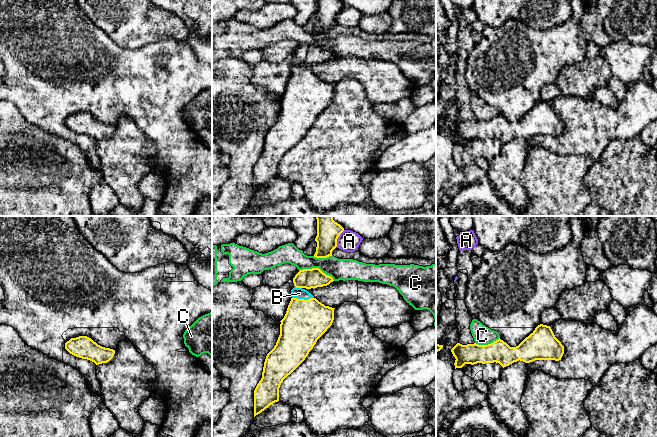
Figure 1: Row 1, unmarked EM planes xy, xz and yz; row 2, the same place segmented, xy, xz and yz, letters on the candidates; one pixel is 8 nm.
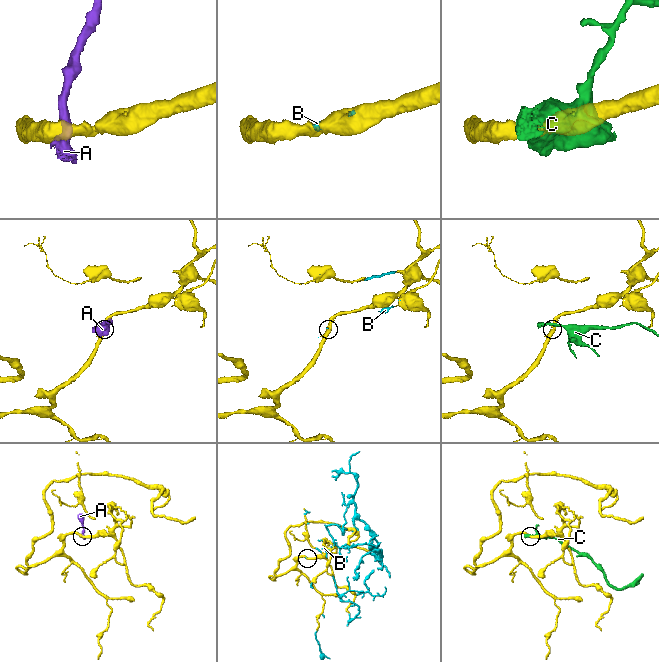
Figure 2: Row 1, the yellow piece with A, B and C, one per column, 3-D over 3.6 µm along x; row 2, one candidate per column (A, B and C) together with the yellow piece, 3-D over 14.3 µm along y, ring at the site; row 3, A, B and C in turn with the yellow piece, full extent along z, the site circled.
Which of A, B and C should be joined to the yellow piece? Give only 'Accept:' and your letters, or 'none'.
Accept: B

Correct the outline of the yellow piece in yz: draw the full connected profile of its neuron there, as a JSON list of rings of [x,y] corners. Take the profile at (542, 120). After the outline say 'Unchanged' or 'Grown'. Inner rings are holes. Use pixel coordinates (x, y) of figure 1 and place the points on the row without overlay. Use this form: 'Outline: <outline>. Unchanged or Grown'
Outline: [[[540,100],[516,123],[510,123],[499,114],[488,121],[457,119],[451,128],[456,135],[455,145],[462,144],[465,140],[494,138],[504,144],[519,136],[525,139],[535,136],[559,137],[564,130],[564,122],[550,102]]]. Unchanged

